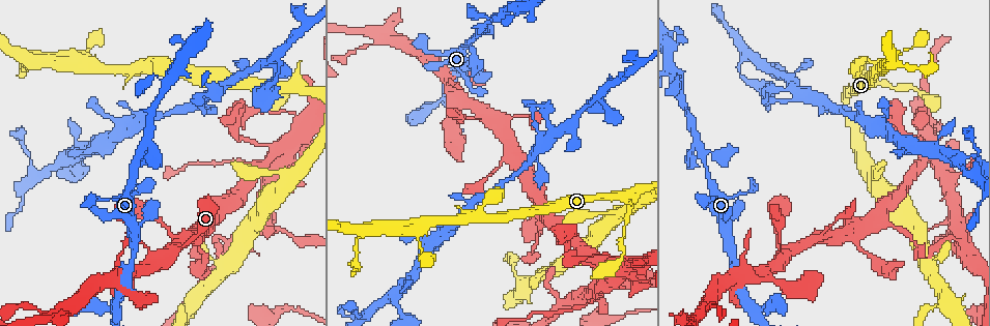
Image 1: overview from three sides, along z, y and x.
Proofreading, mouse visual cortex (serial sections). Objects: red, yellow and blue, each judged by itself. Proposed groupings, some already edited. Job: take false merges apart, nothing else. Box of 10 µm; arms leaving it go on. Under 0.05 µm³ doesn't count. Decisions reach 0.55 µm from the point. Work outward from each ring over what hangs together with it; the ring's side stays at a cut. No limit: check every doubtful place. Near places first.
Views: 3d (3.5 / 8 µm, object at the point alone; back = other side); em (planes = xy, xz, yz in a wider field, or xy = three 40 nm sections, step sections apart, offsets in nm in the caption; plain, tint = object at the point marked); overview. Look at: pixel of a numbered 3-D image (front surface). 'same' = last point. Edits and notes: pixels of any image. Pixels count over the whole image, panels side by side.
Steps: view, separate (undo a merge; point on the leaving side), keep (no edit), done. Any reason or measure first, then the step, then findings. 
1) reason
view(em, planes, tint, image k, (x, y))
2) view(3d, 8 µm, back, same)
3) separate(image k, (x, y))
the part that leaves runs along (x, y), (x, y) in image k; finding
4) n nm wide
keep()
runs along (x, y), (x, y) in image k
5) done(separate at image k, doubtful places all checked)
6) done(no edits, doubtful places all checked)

small branch off a trunk
view(3d, 3.5 µm, image 1, (176, 251))

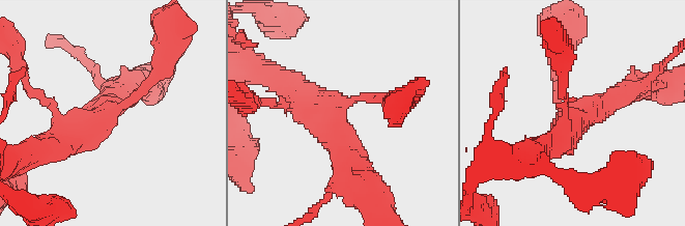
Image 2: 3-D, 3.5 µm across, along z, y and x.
3 arms; arms of 150, 400, 450 nm; shape alone is not enough
view(em, xy, step 5, tint, image 2, (341, 108))

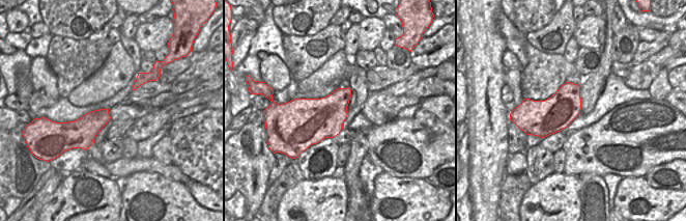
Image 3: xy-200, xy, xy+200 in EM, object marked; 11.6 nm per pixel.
keep()
runs along (560, 71), (562, 111), (626, 92) in image 2; all the same cell

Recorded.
four or more arms meet
view(3d, 3.5 µm, back, image 1, (702, 156))

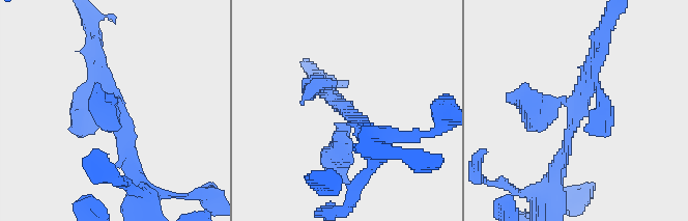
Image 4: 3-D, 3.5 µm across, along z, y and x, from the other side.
shape alone is not enough
view(em, planes, tint, image 4, (579, 110))

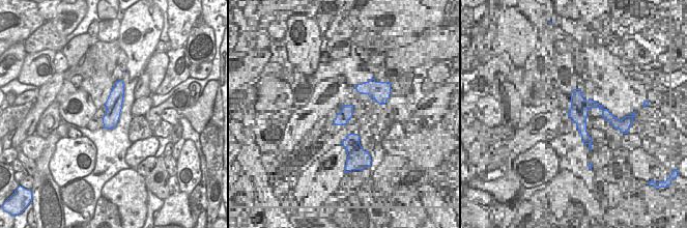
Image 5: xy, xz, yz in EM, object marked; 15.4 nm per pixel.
arms of 200, 200, 250, 300 nm
keep()
runs along (554, 170), (568, 144), (599, 49) in image 4; all the same cell

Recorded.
a narrow waist
view(3d, 3.5 µm, image 1, (495, 19))

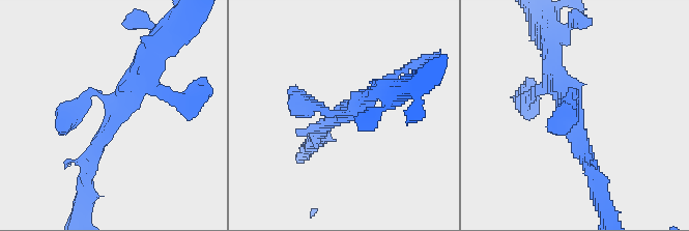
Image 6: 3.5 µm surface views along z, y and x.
shape alone is not enough
view(em, xy, step 2, tint, image 6, (344, 115))

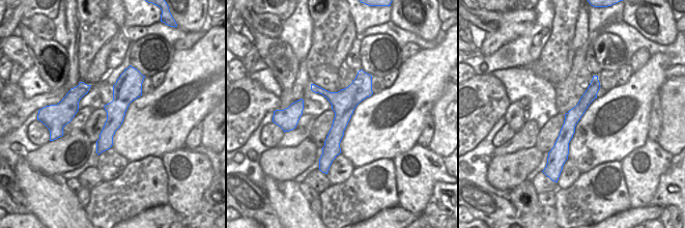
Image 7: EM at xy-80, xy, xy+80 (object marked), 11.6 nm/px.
300 nm wide
keep()
runs along (361, 74), (325, 155) in image 7; one cell here

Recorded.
small branch off a trunk
view(3d, 8 µm, image 1, (274, 153))

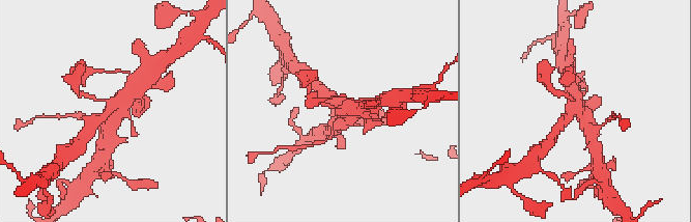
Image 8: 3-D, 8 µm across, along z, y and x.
view(3d, 3.5 µm, same)

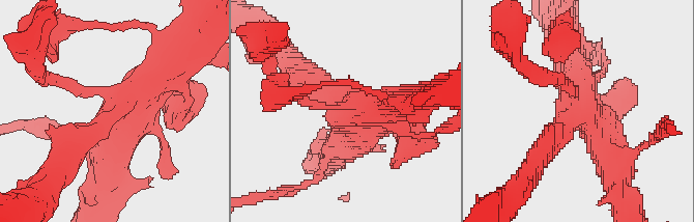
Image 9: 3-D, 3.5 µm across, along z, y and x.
need the tissue
view(em, planes, tint, image 9, (117, 113))

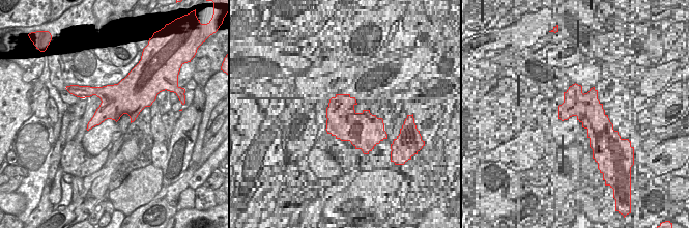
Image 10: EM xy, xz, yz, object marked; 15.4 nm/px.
480 nm wide
keep()
runs along (305, 77), (358, 125), (343, 145) in image 9; all the same cell

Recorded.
side arm on a straight run
view(3d, 3.5 µm, image 1, (605, 288))

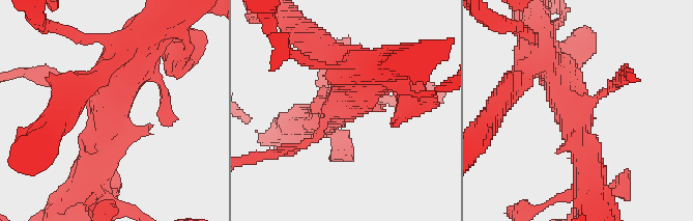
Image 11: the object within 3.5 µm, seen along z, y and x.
keep()
runs along (542, 59), (574, 110), (589, 170) in image 11; all the same cell

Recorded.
done(no edits, doubtful places all checked)

